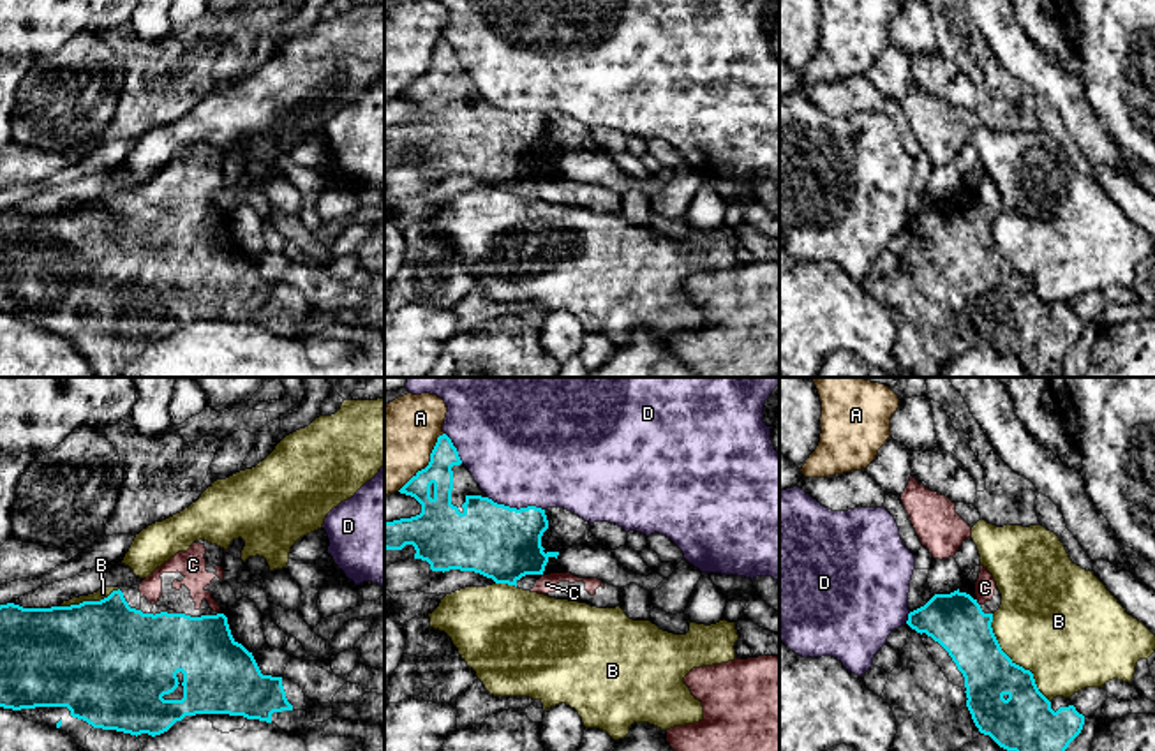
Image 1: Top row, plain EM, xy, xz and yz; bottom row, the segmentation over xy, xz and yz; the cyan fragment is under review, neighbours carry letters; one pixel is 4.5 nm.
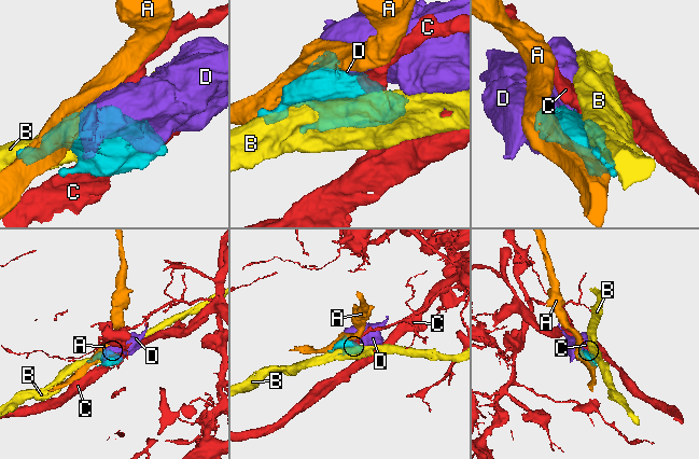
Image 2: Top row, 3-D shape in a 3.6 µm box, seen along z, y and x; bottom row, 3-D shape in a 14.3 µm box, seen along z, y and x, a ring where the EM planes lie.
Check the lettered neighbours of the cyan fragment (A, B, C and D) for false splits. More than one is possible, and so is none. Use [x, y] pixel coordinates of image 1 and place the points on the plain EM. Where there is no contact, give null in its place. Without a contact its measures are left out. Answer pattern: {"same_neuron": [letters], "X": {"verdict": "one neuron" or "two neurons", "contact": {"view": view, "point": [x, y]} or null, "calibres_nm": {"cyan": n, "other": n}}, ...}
{"same_neuron": ["C"], "A": {"verdict": "two neurons", "contact": {"view": "xz", "point": [429, 69]}, "calibres_nm": {"cyan": 170, "other": 380}}, "B": {"verdict": "two neurons", "contact": {"view": "yz", "point": [1014, 268]}, "calibres_nm": {"cyan": 240, "other": 480}}, "C": {"verdict": "one neuron", "contact": {"view": "yz", "point": [977, 208]}, "calibres_nm": {"cyan": 260, "other": 100}}, "D": {"verdict": "two neurons", "contact": {"view": "xz", "point": [515, 113]}, "calibres_nm": {"cyan": 340, "other": 480}}}

